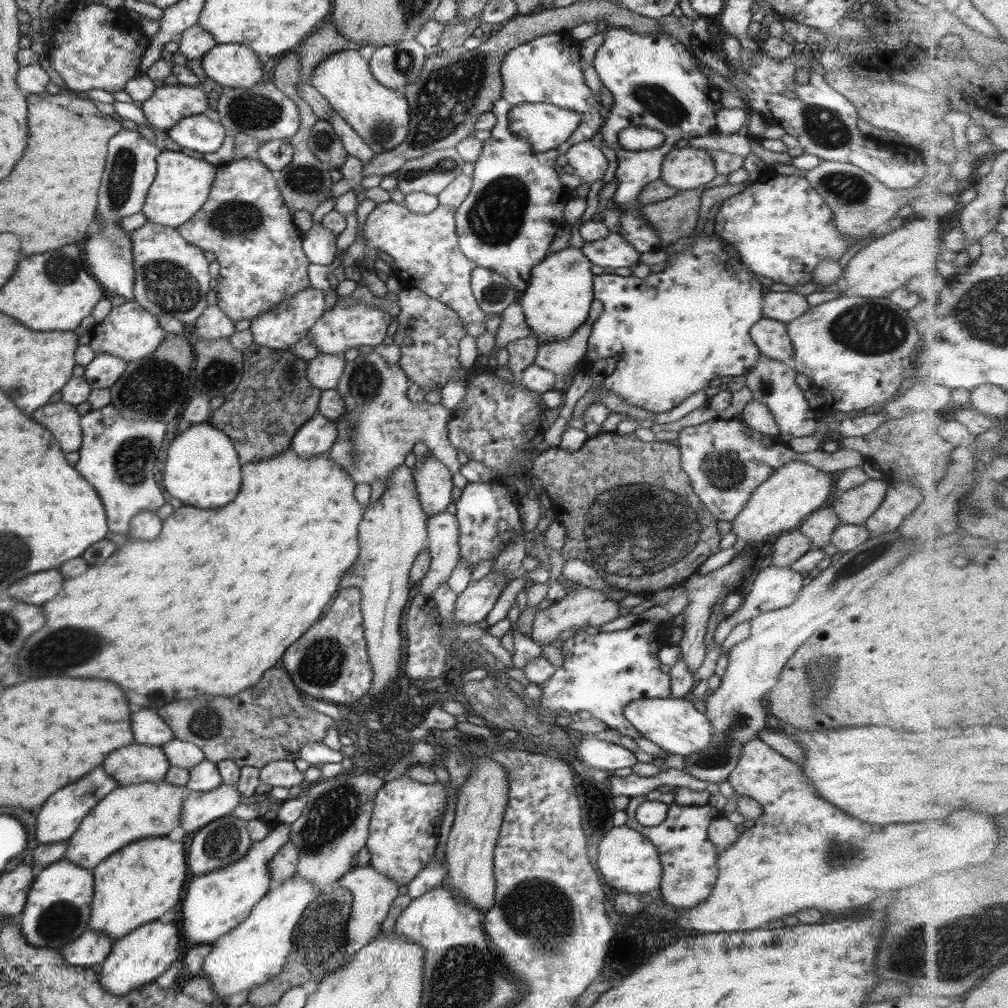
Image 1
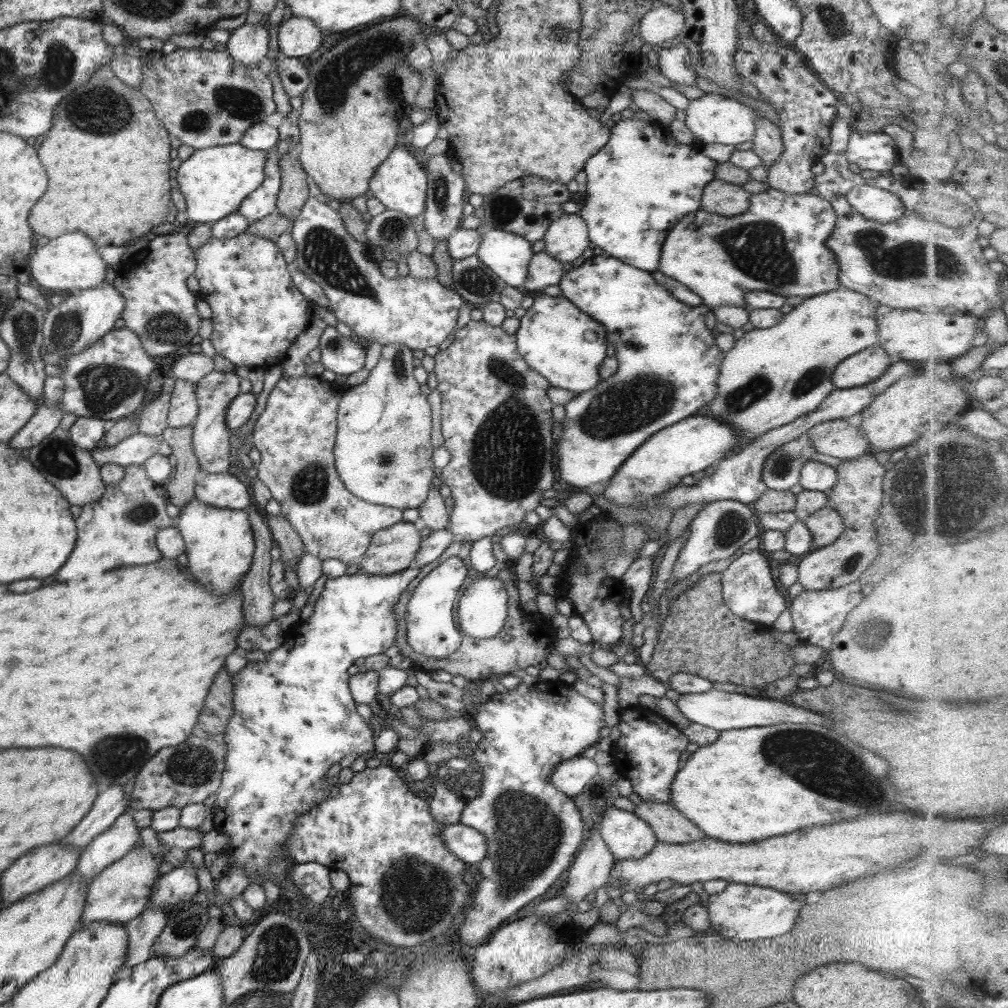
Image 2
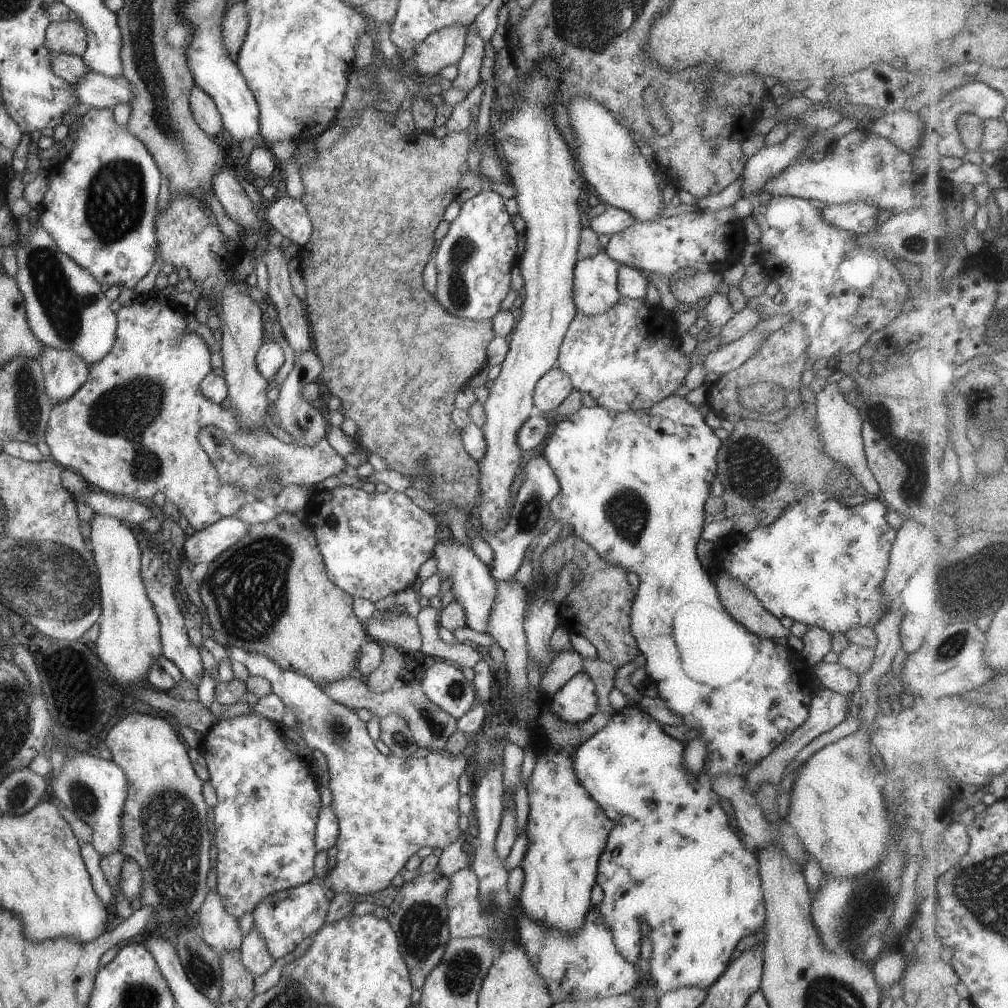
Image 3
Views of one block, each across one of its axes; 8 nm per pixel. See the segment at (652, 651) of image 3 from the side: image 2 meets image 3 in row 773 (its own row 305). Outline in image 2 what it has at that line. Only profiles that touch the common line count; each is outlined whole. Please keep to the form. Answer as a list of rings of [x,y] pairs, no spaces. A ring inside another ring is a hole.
[[[768,187],[749,196],[749,208],[743,214],[721,217],[701,209],[681,218],[665,236],[657,270],[695,292],[702,304],[711,309],[717,306],[740,306],[745,309],[743,292],[751,290],[763,290],[784,297],[812,297],[835,290],[839,284],[837,261],[826,245],[833,228],[834,210],[819,194],[787,194]]]

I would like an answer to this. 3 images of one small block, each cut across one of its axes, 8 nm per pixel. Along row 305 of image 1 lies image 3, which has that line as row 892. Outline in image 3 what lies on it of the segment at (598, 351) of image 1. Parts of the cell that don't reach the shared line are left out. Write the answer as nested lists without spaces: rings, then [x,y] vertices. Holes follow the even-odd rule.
[[[627,704],[614,711],[613,716],[607,720],[607,724],[601,730],[597,730],[597,732],[594,732],[589,738],[586,738],[579,744],[577,750],[573,752],[573,758],[571,758],[571,768],[573,768],[573,774],[575,774],[577,782],[599,804],[603,814],[613,823],[613,828],[607,833],[603,852],[601,852],[599,860],[597,860],[595,883],[601,888],[603,899],[597,906],[593,905],[593,910],[601,916],[603,926],[609,928],[613,944],[615,944],[617,952],[621,954],[621,958],[634,966],[640,959],[641,932],[639,931],[639,924],[642,920],[647,922],[647,928],[649,928],[649,936],[647,938],[651,942],[650,972],[648,972],[648,975],[655,980],[656,990],[660,994],[677,988],[687,988],[687,986],[695,986],[699,990],[706,990],[708,986],[711,986],[725,972],[725,968],[730,963],[729,954],[735,948],[735,944],[743,936],[753,934],[753,932],[764,928],[765,920],[765,905],[761,892],[756,854],[748,846],[746,840],[729,826],[727,822],[728,816],[725,815],[725,812],[719,805],[720,800],[717,798],[717,794],[711,790],[711,778],[703,770],[699,771],[697,778],[689,778],[685,774],[687,770],[683,766],[683,760],[681,760],[683,749],[684,746],[679,741],[673,740],[673,738],[661,730],[660,723],[657,720],[653,720],[647,712],[643,712],[641,708],[637,708],[634,704]]]

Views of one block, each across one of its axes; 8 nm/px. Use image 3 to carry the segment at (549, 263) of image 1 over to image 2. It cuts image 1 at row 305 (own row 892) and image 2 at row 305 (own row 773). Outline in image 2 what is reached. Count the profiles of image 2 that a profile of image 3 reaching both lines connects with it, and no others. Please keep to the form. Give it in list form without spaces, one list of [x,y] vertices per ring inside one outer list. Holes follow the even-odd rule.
[[[537,292],[532,305],[521,318],[515,336],[516,352],[528,365],[549,382],[549,386],[568,390],[573,396],[592,390],[599,382],[599,364],[605,358],[605,330],[581,314],[563,296],[549,296]]]

